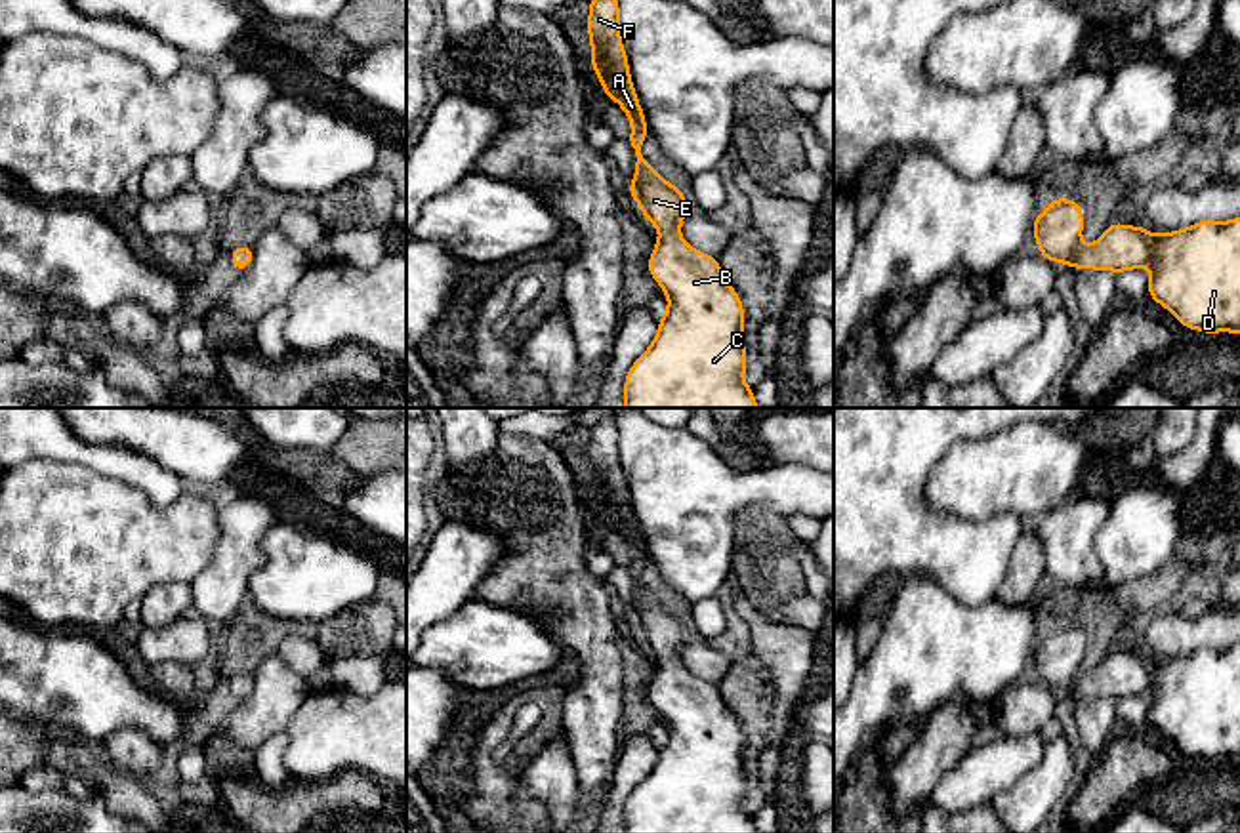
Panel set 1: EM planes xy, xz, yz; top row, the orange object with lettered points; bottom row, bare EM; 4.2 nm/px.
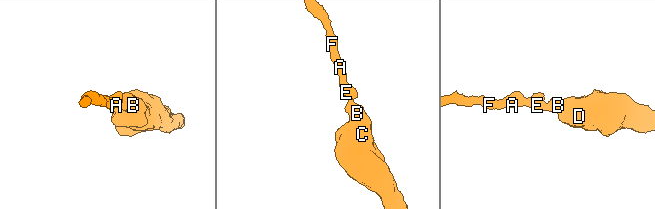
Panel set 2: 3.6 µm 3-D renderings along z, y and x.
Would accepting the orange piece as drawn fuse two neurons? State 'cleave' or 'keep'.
keep

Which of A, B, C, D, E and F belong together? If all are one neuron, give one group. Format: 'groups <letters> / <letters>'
groups A B C D E F

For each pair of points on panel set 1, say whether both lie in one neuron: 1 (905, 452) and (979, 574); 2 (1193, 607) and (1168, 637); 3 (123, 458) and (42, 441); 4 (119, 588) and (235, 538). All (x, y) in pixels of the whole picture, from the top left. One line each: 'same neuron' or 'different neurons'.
1: same neuron
2: different neurons
3: same neuron
4: different neurons

